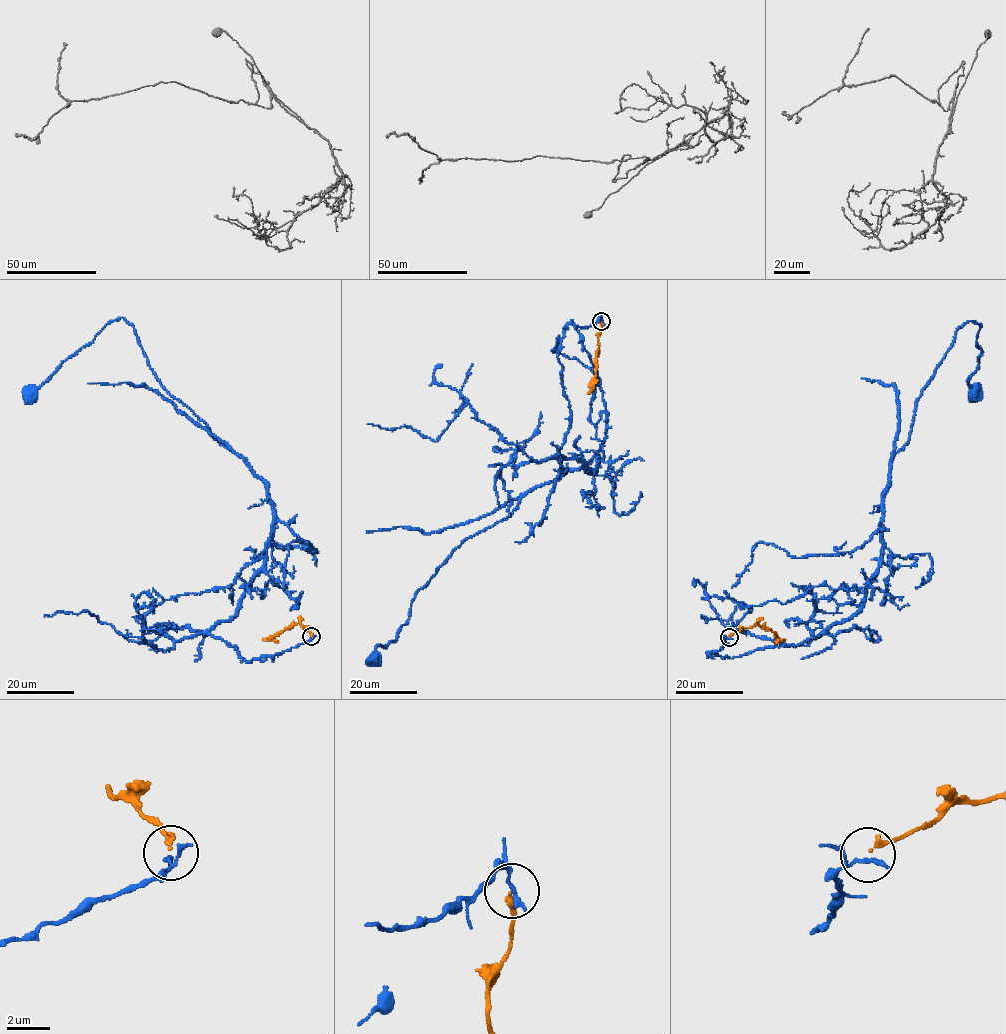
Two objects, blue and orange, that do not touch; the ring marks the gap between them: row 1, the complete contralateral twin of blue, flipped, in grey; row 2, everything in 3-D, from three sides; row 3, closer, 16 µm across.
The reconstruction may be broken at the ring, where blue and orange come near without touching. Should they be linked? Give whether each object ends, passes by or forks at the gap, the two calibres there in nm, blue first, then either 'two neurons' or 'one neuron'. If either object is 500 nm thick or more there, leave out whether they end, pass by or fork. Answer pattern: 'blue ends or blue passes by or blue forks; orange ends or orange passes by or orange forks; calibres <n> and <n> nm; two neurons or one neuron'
blue passes by; orange ends; calibres 190 and 240 nm; two neurons

